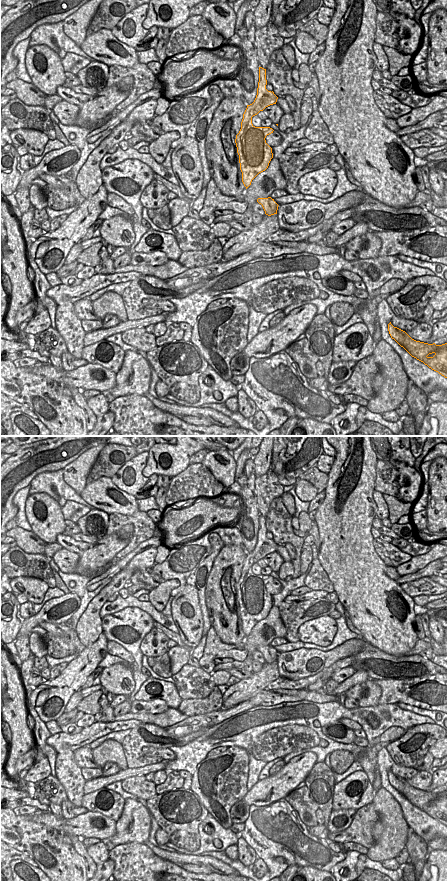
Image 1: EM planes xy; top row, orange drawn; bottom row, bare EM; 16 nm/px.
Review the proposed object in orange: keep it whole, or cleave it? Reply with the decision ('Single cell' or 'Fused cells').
Single cell.

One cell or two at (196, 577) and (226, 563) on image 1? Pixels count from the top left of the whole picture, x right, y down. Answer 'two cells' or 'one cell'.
two cells

